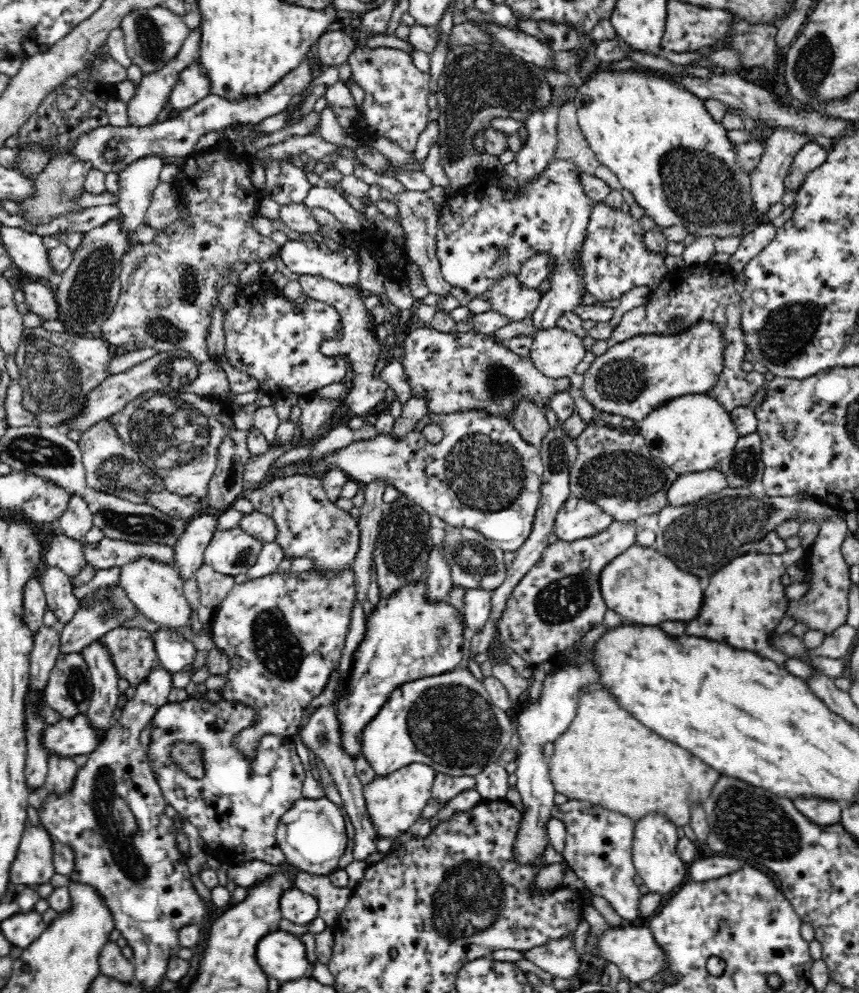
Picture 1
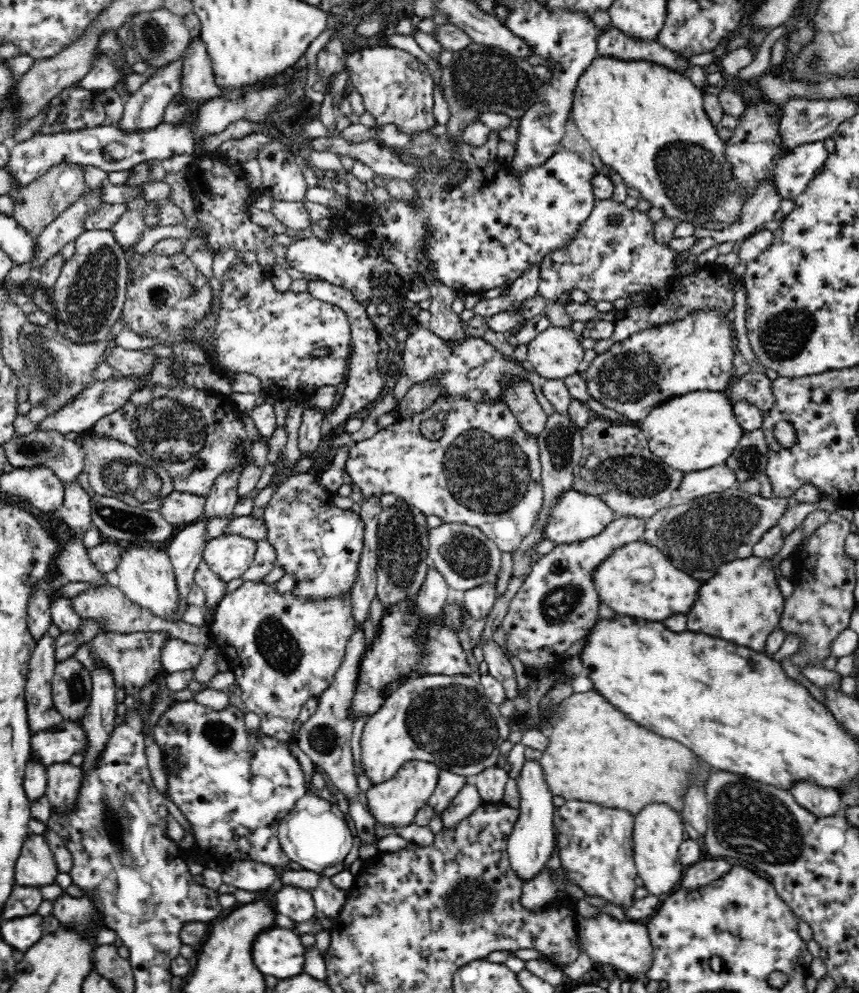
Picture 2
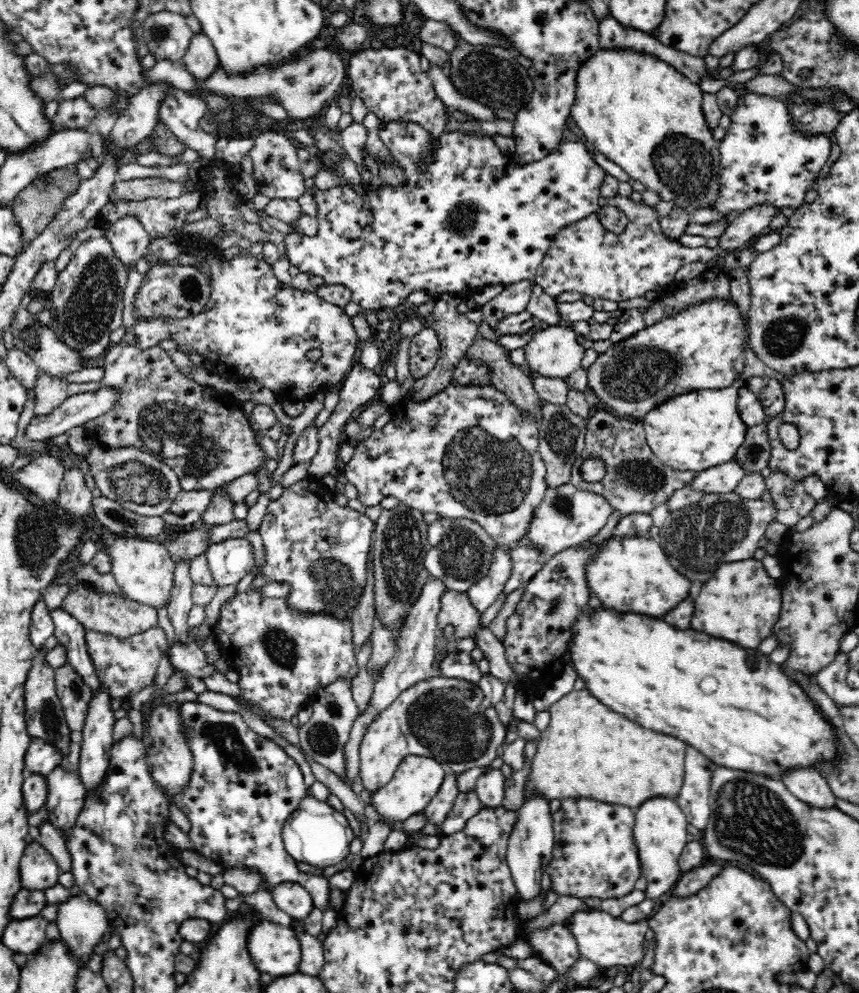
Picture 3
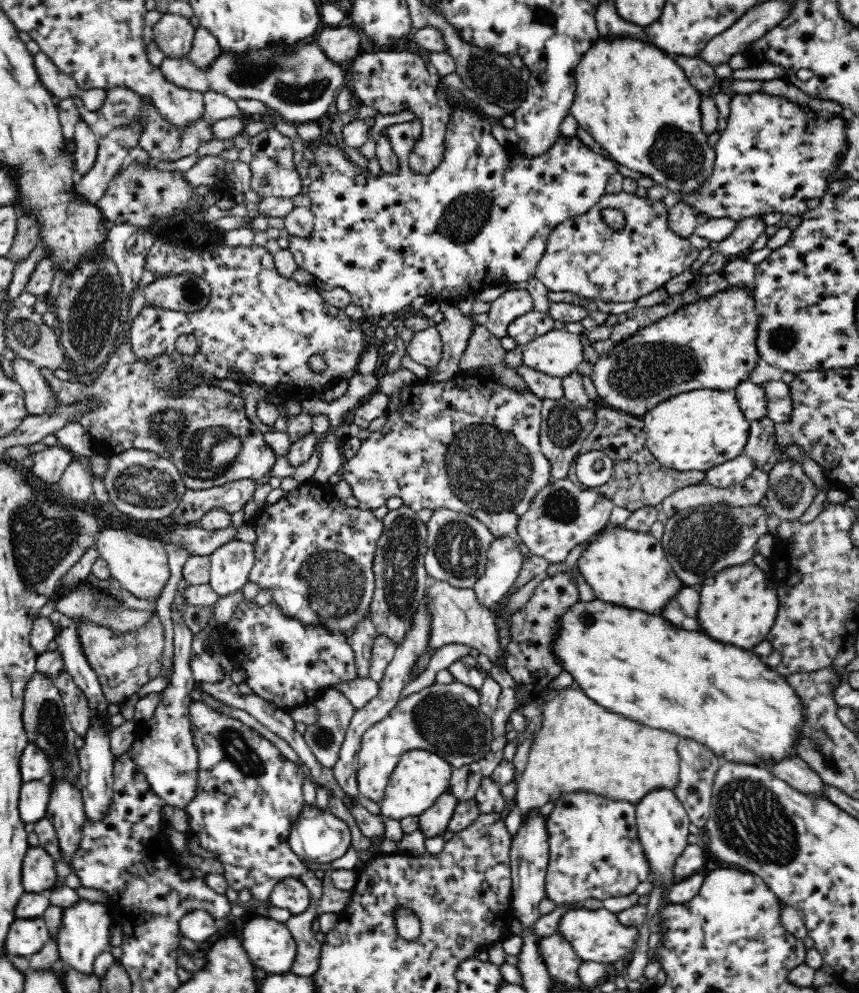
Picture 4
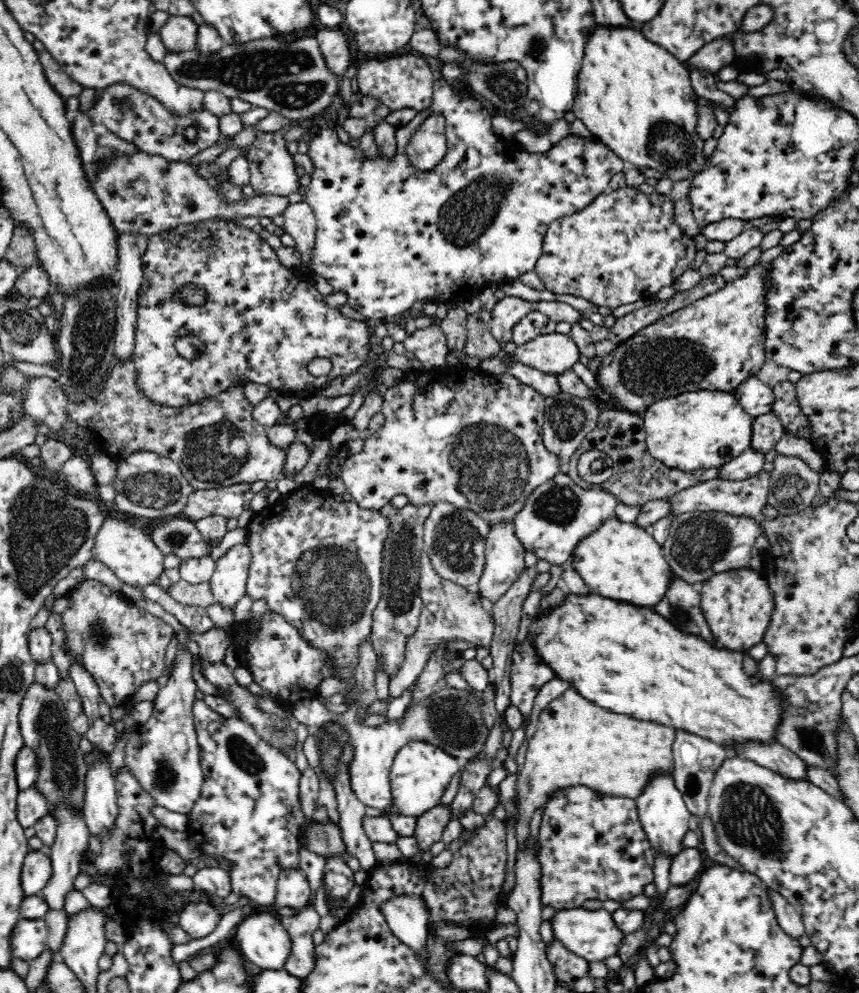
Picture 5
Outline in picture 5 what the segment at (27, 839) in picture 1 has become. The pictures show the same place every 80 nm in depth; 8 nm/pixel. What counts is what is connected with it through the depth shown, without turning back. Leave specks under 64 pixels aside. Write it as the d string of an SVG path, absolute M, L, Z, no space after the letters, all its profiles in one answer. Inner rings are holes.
M31 849L25 856L22 872L21 885L25 896L40 894L48 884L52 876L52 859L44 849Z

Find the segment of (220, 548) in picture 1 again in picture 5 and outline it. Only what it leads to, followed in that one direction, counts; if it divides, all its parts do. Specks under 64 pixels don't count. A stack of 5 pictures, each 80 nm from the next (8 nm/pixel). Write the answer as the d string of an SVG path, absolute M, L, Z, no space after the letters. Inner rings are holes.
M235 544L222 554L215 562L214 574L209 580L214 599L232 609L247 592L247 576L251 563L251 550L247 544Z

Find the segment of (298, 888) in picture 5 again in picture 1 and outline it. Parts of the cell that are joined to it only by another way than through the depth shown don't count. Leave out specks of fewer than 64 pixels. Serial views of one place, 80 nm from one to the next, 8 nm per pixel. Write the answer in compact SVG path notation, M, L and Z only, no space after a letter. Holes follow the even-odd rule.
M296 886L282 894L279 905L283 918L296 924L308 926L319 916L318 901Z

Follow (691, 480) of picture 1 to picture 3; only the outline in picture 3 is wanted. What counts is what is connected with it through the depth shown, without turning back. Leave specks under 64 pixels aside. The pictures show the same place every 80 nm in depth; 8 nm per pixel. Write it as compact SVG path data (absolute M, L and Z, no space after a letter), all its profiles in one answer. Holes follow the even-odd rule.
M731 461L696 472L688 486L691 490L704 494L725 494L735 492L744 476L743 467L738 462Z

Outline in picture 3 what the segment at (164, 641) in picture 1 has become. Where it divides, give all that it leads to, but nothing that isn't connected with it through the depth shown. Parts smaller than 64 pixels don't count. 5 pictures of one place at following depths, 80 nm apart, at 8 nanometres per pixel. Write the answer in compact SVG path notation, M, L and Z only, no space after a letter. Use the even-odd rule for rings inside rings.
M190 640L188 644L172 642L166 653L168 653L168 661L173 670L184 671L200 679L210 674L210 664L206 661L206 656L199 643Z

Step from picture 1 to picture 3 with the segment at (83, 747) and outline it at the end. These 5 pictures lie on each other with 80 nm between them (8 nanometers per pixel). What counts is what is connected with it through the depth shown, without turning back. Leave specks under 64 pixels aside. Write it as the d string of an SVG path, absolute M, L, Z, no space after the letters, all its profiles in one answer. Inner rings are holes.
M32 737L25 756L25 772L42 774L46 777L56 766L61 766L64 760L66 760L65 752L57 746L46 743L44 739Z

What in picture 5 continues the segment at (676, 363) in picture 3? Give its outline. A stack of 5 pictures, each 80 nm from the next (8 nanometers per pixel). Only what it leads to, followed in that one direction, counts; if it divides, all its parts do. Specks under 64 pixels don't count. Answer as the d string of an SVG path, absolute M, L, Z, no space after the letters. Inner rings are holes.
M755 264L749 271L727 282L722 290L695 300L692 304L666 315L642 328L614 350L600 358L596 382L608 394L609 404L619 410L643 414L653 403L663 398L697 390L734 392L735 388L762 368L764 357L764 265Z

